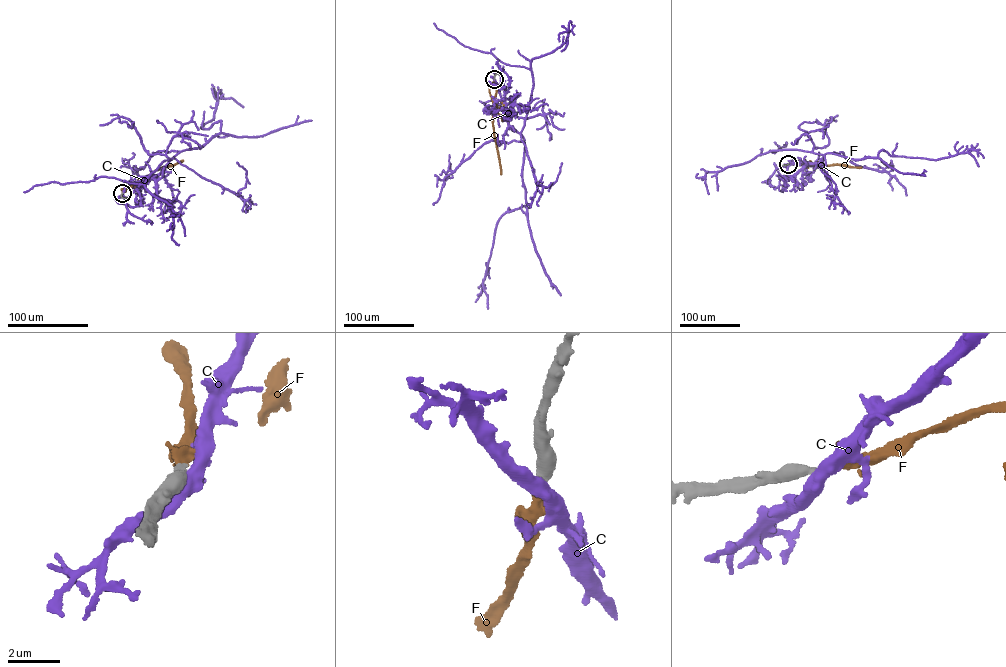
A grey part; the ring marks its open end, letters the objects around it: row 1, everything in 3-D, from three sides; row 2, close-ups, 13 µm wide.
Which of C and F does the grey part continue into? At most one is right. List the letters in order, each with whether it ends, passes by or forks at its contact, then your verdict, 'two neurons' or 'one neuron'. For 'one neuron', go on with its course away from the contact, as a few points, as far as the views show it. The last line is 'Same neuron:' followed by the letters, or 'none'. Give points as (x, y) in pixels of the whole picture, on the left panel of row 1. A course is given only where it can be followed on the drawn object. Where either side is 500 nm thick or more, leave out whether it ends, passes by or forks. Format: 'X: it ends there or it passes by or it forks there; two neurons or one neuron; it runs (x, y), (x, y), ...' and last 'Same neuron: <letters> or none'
C: two neurons
F: it ends there; one neuron; it runs (122, 193), (122, 189), (182, 160)
Same neuron: F

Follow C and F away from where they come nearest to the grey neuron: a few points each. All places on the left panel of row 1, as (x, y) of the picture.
C: (122, 193), (219, 134), (220, 120), (201, 127), (214, 118), (218, 98), (243, 107)
F: (122, 193), (122, 189), (182, 160)

